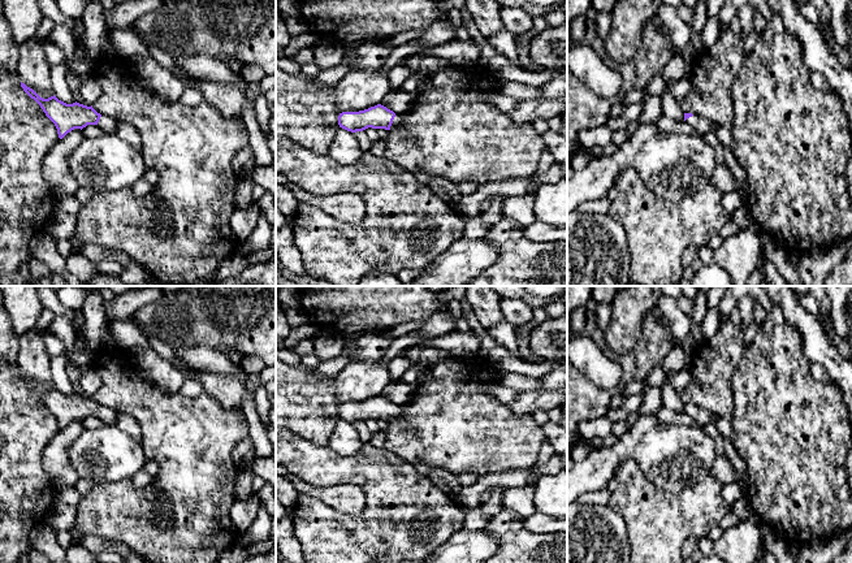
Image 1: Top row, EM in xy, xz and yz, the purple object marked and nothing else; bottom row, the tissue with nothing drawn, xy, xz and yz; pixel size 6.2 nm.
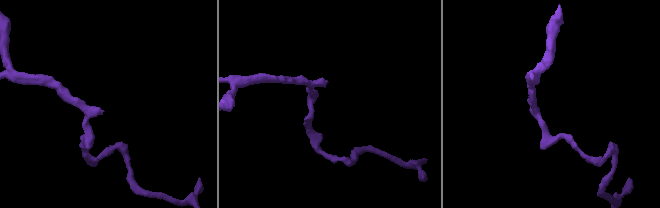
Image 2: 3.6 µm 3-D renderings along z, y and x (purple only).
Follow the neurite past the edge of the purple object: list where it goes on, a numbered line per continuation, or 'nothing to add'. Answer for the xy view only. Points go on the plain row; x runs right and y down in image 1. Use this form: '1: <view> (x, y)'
1: xy (107, 415)

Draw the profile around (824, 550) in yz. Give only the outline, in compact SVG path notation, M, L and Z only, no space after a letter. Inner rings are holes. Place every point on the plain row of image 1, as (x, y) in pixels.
M848 532L823 537L799 547L797 563L831 563L848 545Z

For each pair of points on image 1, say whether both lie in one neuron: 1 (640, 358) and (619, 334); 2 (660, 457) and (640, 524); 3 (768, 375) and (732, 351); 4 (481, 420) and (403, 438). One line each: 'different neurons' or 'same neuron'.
1: different neurons
2: different neurons
3: different neurons
4: same neuron

